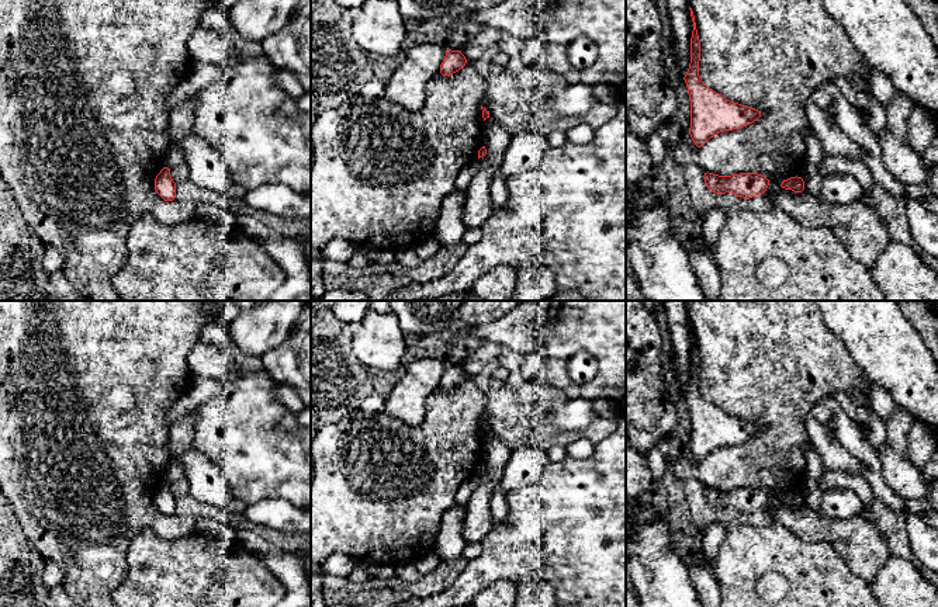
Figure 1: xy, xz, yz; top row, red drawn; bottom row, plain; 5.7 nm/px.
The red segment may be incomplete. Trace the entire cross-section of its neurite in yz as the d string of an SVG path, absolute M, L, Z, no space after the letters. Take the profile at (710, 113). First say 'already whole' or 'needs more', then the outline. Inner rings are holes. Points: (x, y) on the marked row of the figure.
already whole | M692 8L693 31L690 38L690 63L683 77L690 100L689 135L700 148L714 135L747 126L761 117L761 111L730 101L709 89L699 76L700 41Z

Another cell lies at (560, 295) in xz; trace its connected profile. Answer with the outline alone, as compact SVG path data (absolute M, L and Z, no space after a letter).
M557 291L551 298L547 301L585 301L585 298L577 291Z

